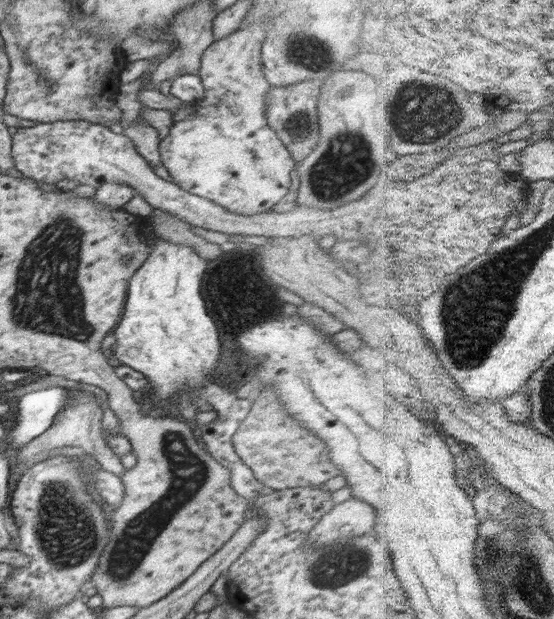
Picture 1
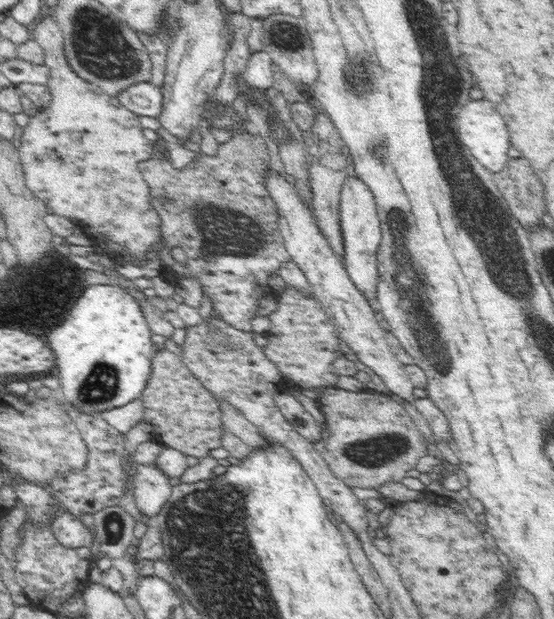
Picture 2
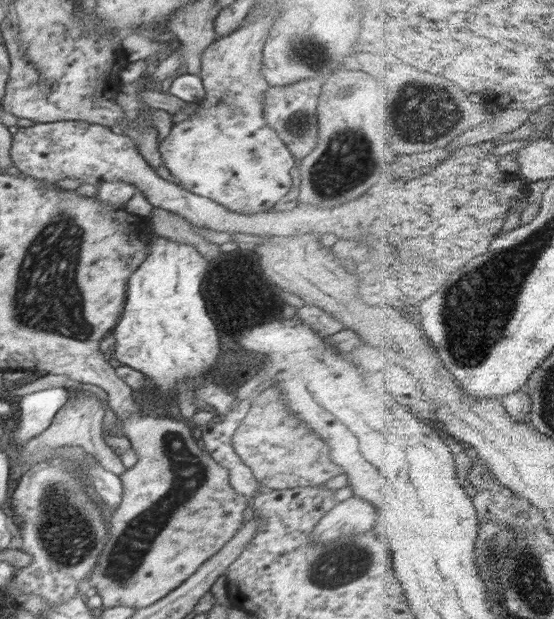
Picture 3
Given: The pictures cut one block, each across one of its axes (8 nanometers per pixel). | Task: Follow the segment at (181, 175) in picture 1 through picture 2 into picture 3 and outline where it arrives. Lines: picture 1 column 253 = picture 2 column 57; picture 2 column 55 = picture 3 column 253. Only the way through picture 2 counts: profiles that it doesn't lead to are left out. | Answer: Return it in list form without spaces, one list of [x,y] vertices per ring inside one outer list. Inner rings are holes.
[[[267,10],[260,20],[256,19],[252,25],[247,24],[243,28],[240,26],[231,35],[215,40],[203,51],[200,78],[206,91],[202,100],[206,106],[192,118],[174,124],[170,134],[159,144],[164,166],[179,180],[180,186],[240,215],[270,210],[292,186],[290,170],[294,166],[294,158],[278,133],[268,127],[262,106],[262,93],[270,86],[264,80],[260,67],[274,16],[273,11]]]

